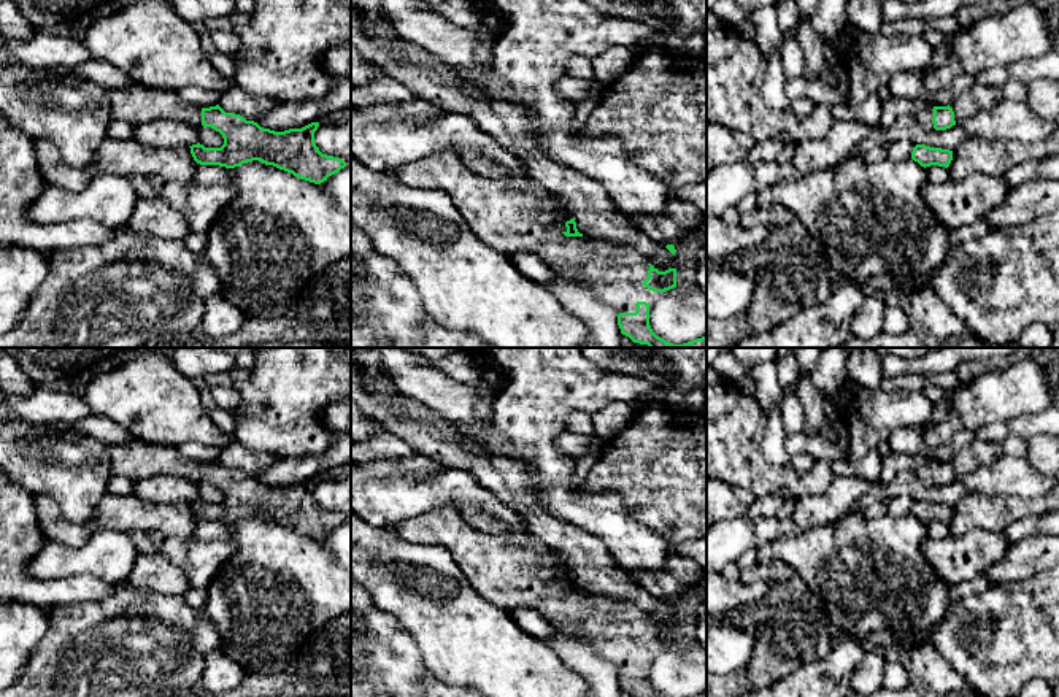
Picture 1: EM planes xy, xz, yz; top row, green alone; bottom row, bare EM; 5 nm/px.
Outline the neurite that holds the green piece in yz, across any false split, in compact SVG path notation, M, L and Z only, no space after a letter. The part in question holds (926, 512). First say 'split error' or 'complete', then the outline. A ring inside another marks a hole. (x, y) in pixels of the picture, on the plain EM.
complete; M916 500L913 503L911 514L924 524L930 521L948 524L953 516L953 506L942 503L930 503L926 500Z

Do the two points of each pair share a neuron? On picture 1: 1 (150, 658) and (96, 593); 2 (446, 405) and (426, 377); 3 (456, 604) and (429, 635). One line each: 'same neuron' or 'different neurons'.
1: different neurons
2: same neuron
3: same neuron

